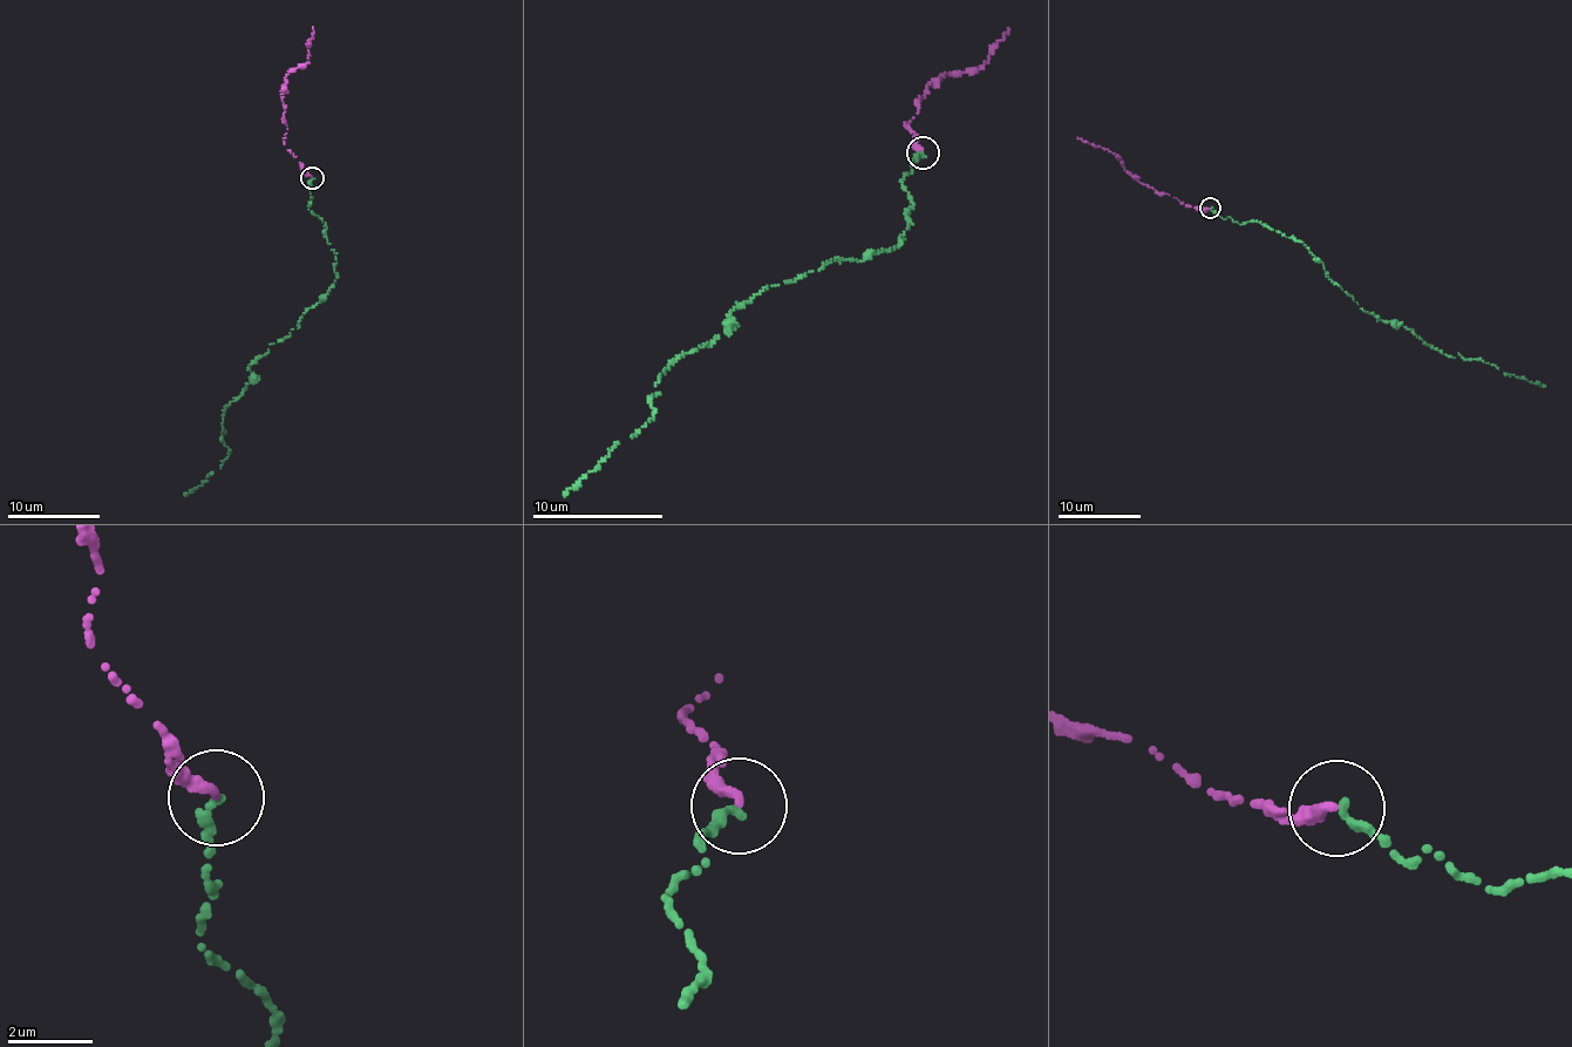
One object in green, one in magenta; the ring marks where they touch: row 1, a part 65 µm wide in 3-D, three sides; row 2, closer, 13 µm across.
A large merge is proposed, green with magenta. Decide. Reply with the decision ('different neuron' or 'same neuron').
same neuron

